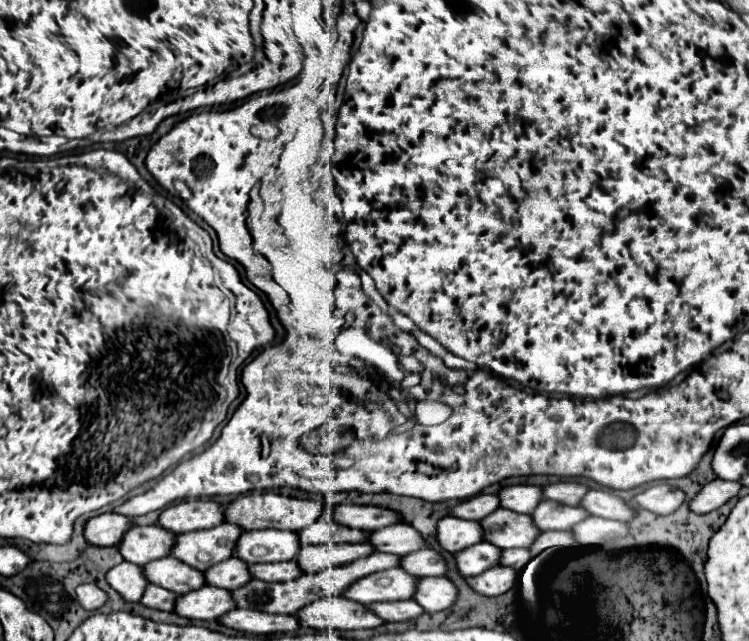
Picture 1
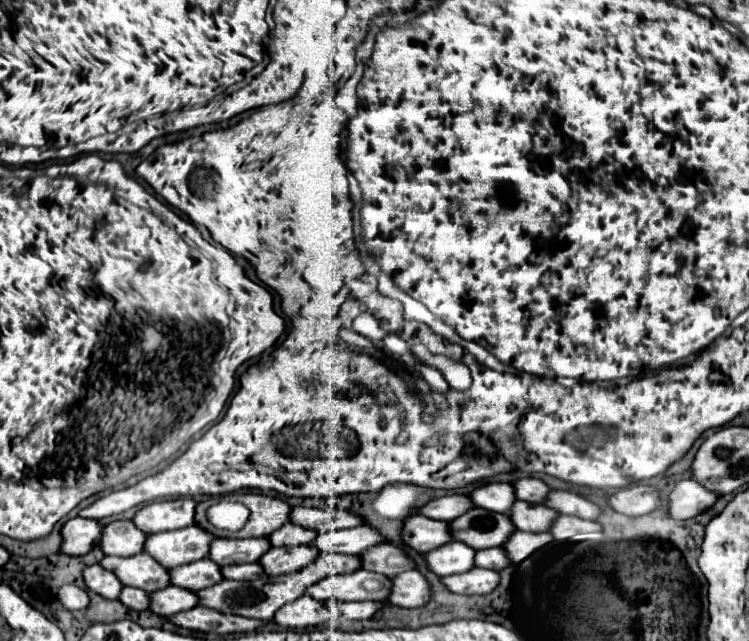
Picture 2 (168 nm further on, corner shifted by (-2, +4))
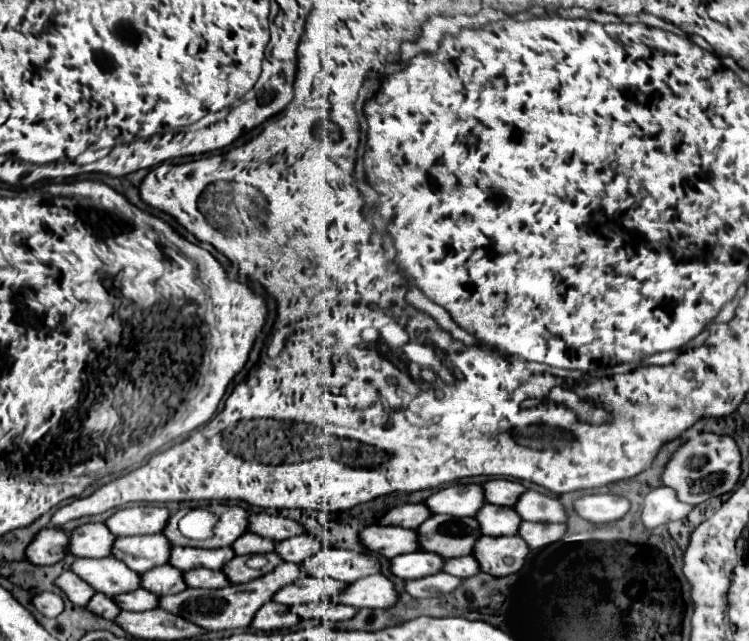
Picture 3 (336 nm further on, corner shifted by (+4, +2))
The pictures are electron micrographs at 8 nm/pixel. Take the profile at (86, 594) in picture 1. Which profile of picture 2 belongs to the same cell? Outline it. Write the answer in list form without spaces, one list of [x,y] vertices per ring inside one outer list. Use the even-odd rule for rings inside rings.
[[[62,586],[58,592],[58,600],[68,608],[68,610],[84,610],[90,604],[90,596],[84,588],[78,586]]]

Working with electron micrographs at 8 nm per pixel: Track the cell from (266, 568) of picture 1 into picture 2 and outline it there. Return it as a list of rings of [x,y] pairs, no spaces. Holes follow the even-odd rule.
[[[259,562],[252,564],[238,564],[238,566],[224,566],[222,568],[222,576],[228,580],[256,580],[260,576],[266,576],[264,568]]]

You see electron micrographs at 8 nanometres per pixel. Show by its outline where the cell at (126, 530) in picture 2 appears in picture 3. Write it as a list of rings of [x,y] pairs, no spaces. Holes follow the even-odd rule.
[[[80,524],[68,536],[68,552],[84,558],[106,558],[110,554],[114,536],[108,534],[104,524]]]

